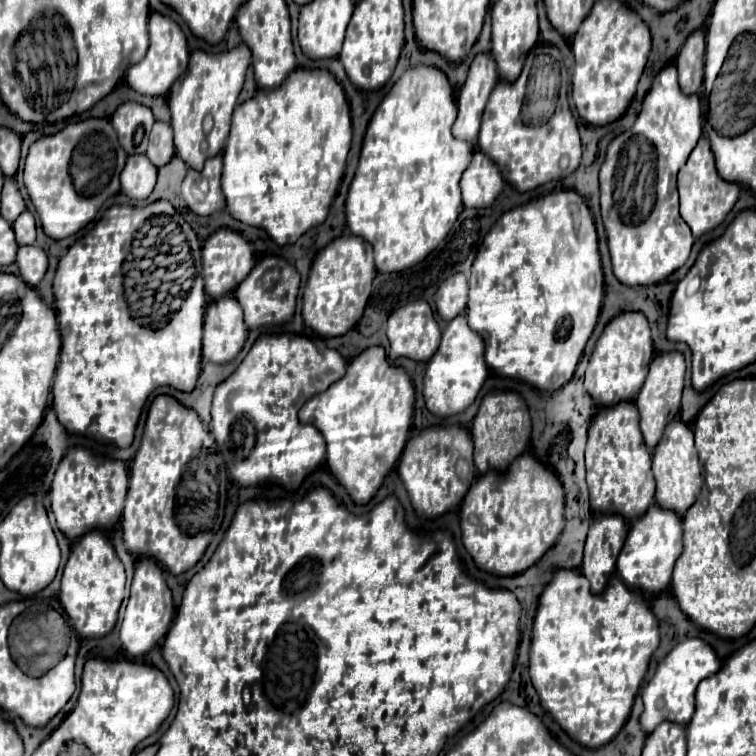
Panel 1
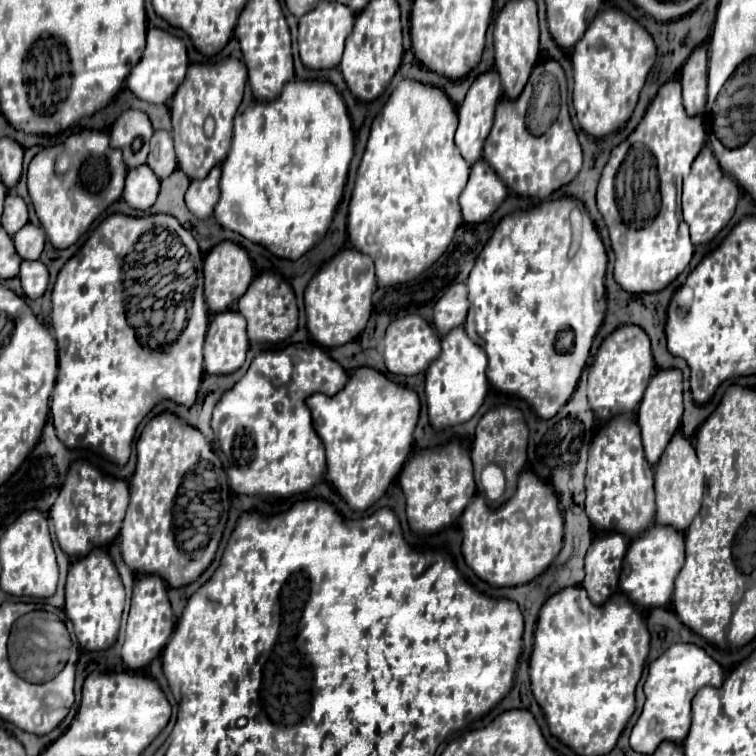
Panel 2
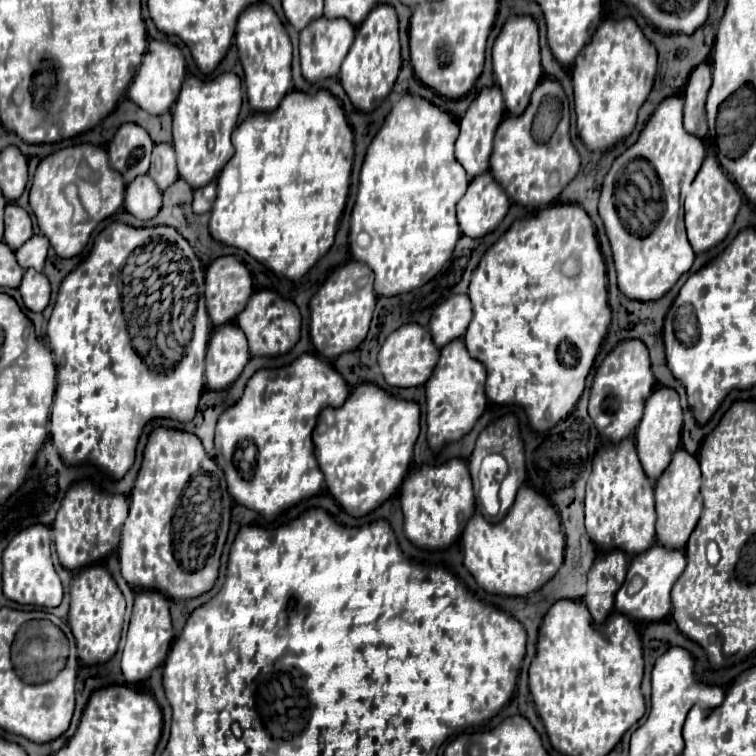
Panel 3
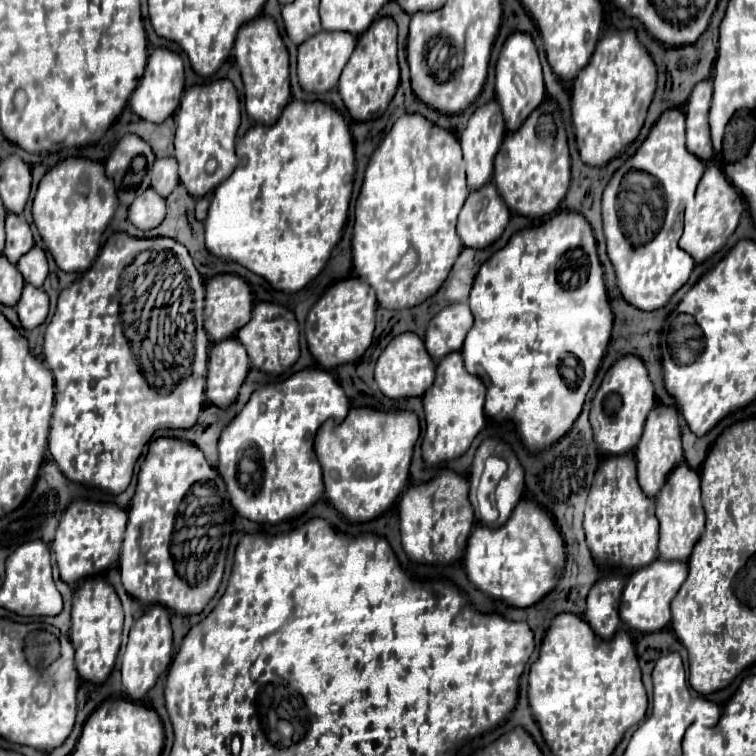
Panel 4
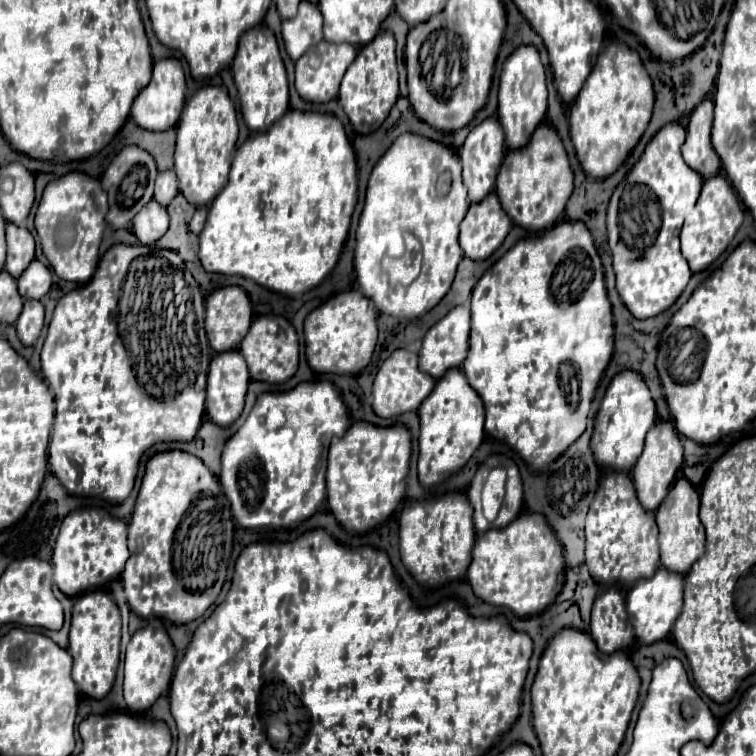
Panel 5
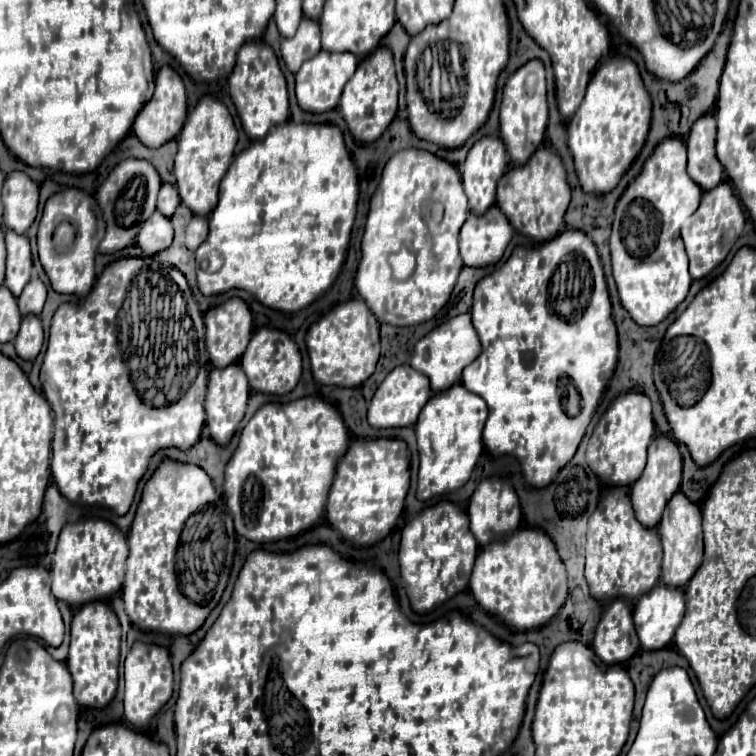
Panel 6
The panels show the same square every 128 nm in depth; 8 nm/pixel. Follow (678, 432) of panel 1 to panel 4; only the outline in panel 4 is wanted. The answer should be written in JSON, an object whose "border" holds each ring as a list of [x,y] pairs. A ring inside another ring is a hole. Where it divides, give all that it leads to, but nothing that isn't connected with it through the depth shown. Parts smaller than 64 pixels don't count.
{"border":[[[686,462],[676,466],[656,496],[656,518],[660,522],[660,542],[658,552],[664,560],[686,562],[696,540],[704,532],[704,508],[700,500],[700,476]]]}

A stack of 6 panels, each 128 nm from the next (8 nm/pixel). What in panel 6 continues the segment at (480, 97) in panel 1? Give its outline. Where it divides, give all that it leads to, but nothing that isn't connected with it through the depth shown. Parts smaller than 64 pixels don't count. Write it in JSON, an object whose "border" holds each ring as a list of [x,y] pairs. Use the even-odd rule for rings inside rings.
{"border":[[[482,136],[468,150],[460,172],[470,210],[474,214],[484,214],[496,202],[496,182],[506,172],[506,168],[508,156],[500,138]]]}

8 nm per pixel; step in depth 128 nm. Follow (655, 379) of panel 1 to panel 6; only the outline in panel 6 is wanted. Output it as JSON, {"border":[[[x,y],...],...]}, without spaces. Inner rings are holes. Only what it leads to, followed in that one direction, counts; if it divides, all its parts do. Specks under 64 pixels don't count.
{"border":[[[660,434],[648,446],[648,464],[646,464],[640,480],[636,480],[636,484],[630,486],[630,498],[632,498],[636,518],[644,526],[654,528],[660,522],[660,516],[662,516],[666,502],[680,488],[680,480],[682,480],[682,456],[680,456],[678,444],[674,440],[670,440],[668,436]]]}

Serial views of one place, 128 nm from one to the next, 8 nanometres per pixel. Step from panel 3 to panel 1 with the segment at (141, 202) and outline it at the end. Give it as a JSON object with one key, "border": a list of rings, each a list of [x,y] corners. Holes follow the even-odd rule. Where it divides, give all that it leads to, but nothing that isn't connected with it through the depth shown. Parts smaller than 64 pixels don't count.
{"border":[[[128,156],[124,172],[120,174],[122,192],[128,198],[142,200],[148,198],[156,184],[156,166],[144,156]]]}

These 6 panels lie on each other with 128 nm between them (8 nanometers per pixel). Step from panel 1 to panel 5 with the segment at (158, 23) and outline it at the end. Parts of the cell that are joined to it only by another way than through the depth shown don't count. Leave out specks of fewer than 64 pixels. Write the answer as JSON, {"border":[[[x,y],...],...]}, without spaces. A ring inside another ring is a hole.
{"border":[[[162,58],[154,62],[152,80],[150,84],[140,92],[140,96],[132,104],[132,118],[140,128],[162,132],[172,128],[182,112],[184,106],[184,94],[186,94],[186,82],[184,82],[184,70],[180,60],[176,58]]]}

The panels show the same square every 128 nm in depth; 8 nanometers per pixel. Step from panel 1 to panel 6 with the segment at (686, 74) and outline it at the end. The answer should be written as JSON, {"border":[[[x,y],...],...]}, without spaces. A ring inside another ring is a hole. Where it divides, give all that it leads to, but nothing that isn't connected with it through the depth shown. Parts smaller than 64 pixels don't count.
{"border":[[[712,112],[700,116],[692,126],[686,146],[688,146],[688,176],[702,188],[710,190],[722,182],[722,164],[716,158],[716,120]]]}

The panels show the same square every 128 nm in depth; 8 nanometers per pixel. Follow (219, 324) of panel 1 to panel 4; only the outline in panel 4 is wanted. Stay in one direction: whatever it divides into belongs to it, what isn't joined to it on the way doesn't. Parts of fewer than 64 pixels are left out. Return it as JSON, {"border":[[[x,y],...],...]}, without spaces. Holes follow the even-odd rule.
{"border":[[[220,340],[214,344],[208,358],[208,376],[206,376],[206,396],[208,402],[226,408],[238,396],[240,384],[244,382],[250,370],[248,352],[240,340]]]}

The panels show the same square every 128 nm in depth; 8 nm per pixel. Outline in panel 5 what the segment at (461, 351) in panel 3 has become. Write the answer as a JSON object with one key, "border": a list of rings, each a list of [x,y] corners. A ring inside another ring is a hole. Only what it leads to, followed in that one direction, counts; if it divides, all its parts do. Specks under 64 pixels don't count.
{"border":[[[450,368],[436,382],[434,390],[428,394],[428,398],[424,400],[424,404],[420,404],[418,416],[420,416],[418,478],[420,478],[420,482],[424,486],[432,486],[432,484],[438,484],[444,478],[448,478],[458,468],[462,468],[470,460],[470,456],[474,454],[474,450],[480,446],[480,442],[484,438],[484,402],[480,400],[480,396],[476,396],[476,392],[472,392],[472,386],[468,384],[468,380],[464,380],[464,372],[460,368]]]}

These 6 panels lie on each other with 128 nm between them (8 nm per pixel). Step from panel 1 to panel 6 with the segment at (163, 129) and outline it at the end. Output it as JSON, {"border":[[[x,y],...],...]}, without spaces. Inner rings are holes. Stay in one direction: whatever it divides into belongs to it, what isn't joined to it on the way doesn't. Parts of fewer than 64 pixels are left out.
{"border":[[[164,182],[162,188],[160,188],[160,192],[158,192],[158,210],[160,210],[164,216],[170,218],[170,216],[174,214],[174,210],[176,210],[178,204],[180,204],[180,196],[178,196],[178,192],[176,192],[176,186]]]}

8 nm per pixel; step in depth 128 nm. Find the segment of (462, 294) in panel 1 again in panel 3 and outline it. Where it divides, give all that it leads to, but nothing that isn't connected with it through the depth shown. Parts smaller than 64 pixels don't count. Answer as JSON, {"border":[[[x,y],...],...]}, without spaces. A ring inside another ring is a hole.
{"border":[[[466,294],[450,296],[448,300],[444,300],[444,304],[436,306],[430,318],[430,332],[434,344],[442,348],[450,340],[464,336],[470,320],[472,320],[470,298]]]}

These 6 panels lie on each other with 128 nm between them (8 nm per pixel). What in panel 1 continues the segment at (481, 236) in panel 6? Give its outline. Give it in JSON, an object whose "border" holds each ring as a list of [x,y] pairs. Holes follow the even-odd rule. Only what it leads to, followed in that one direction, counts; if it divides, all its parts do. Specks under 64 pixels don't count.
{"border":[[[476,150],[472,154],[470,166],[464,170],[464,176],[460,180],[464,206],[468,208],[490,206],[500,194],[502,186],[504,186],[504,180],[496,164],[488,160],[488,156],[484,156],[480,150]]]}

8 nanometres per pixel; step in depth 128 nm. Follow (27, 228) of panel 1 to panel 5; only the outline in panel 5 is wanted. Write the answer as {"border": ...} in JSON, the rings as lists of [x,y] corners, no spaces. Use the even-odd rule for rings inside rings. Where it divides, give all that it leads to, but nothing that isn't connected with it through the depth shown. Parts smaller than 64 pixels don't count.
{"border":[[[32,260],[32,264],[28,264],[28,268],[18,278],[18,290],[22,298],[40,300],[50,290],[50,278],[50,270],[40,260]]]}

